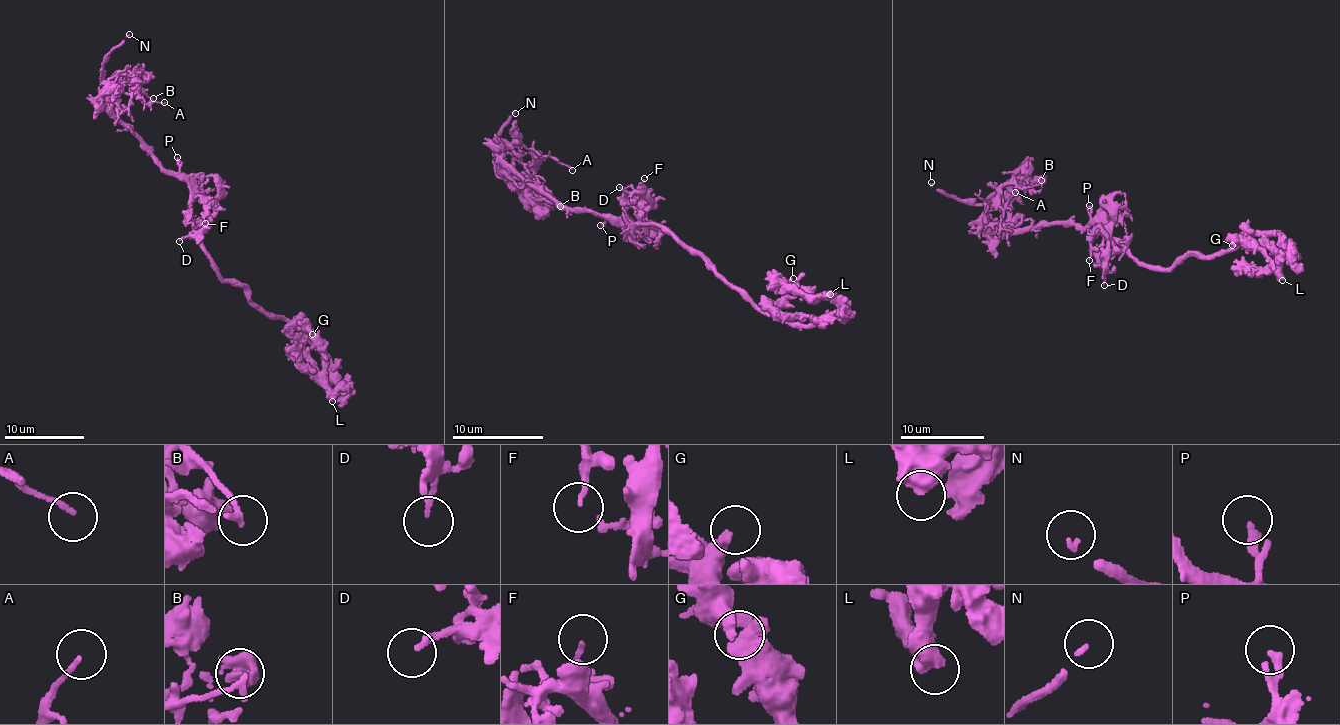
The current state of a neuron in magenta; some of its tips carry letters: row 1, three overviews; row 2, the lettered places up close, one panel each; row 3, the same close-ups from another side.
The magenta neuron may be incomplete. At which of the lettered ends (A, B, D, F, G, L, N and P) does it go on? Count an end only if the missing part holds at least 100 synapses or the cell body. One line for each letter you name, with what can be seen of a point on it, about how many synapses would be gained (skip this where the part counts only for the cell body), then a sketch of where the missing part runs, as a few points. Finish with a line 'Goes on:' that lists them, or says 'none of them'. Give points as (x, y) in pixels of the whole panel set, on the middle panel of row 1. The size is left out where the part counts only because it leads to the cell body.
N: (515, 113)
Goes on: N

